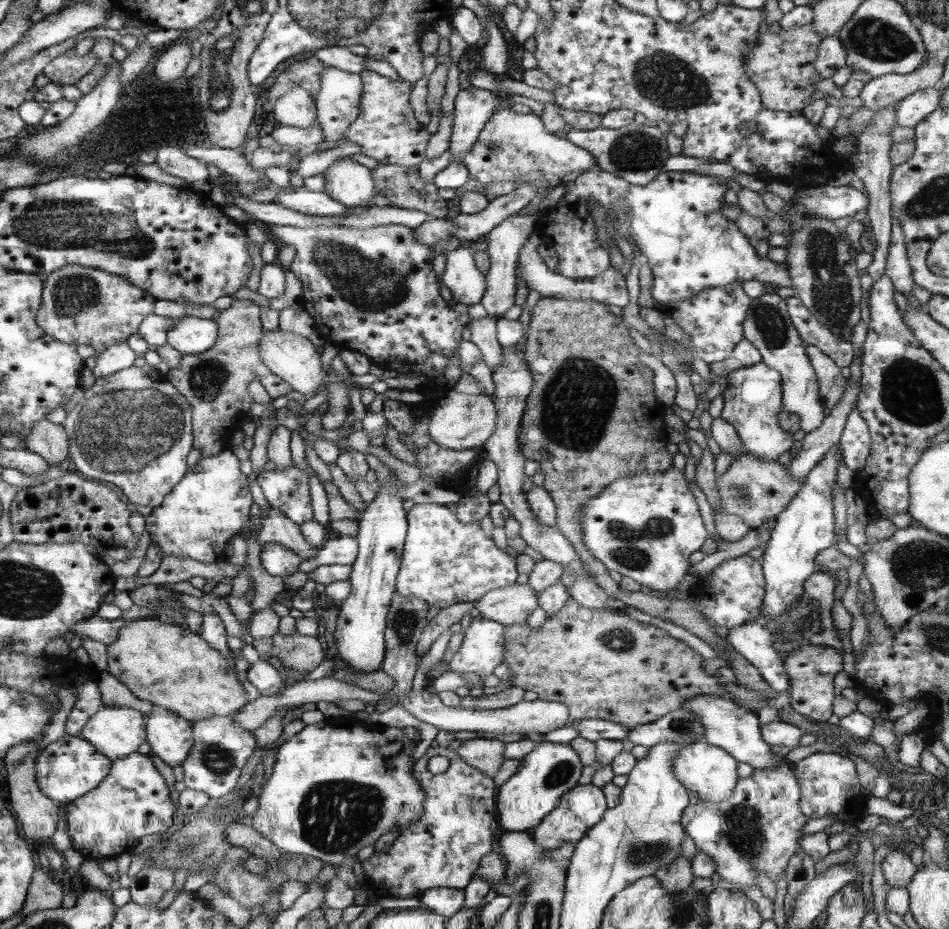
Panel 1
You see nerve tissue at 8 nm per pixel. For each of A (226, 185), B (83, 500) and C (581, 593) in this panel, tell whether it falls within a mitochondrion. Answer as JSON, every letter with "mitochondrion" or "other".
{"A":"other","B":"other","C":"other"}

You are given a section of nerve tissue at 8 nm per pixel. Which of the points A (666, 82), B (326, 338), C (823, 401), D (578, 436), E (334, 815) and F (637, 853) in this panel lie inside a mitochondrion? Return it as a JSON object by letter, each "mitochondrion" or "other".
{"A":"mitochondrion","B":"other","C":"other","D":"mitochondrion","E":"mitochondrion","F":"mitochondrion"}

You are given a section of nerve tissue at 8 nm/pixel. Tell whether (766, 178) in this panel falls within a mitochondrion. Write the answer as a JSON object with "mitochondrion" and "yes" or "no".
{"mitochondrion":"no"}

